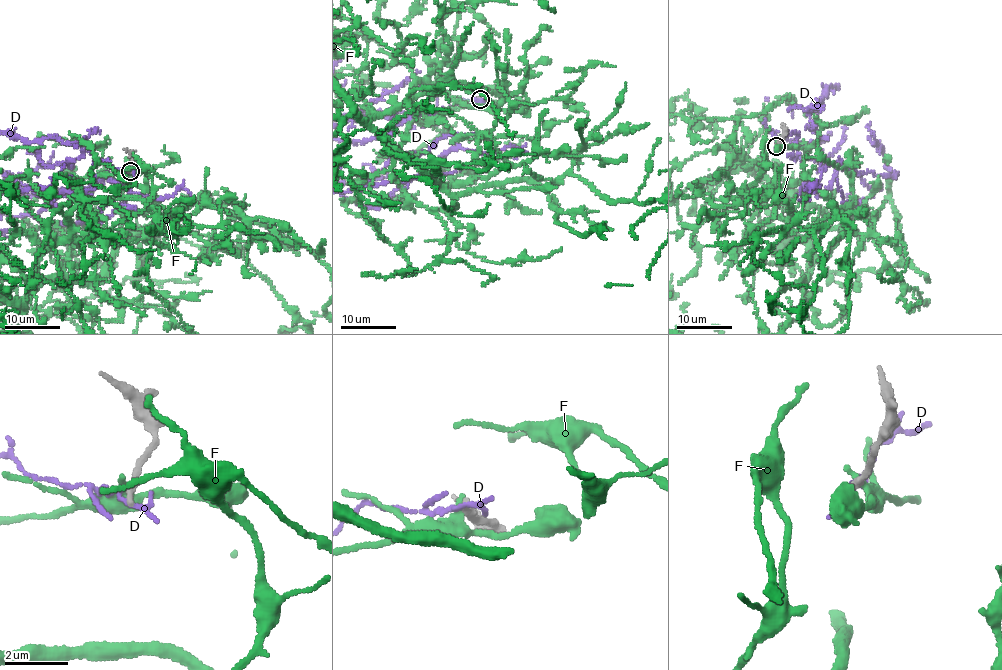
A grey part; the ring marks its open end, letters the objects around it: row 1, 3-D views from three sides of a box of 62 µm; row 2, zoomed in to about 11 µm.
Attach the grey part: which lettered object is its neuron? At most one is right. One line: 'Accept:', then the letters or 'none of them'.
Accept: none of them

